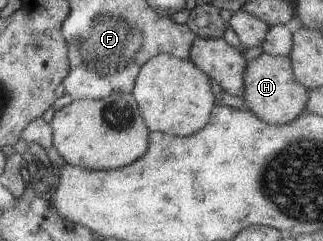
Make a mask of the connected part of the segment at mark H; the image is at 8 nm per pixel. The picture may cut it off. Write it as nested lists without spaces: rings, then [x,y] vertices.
[[[262,52],[249,59],[243,71],[242,99],[250,103],[249,111],[268,125],[291,122],[304,112],[307,89],[295,80],[288,56],[273,56]]]

